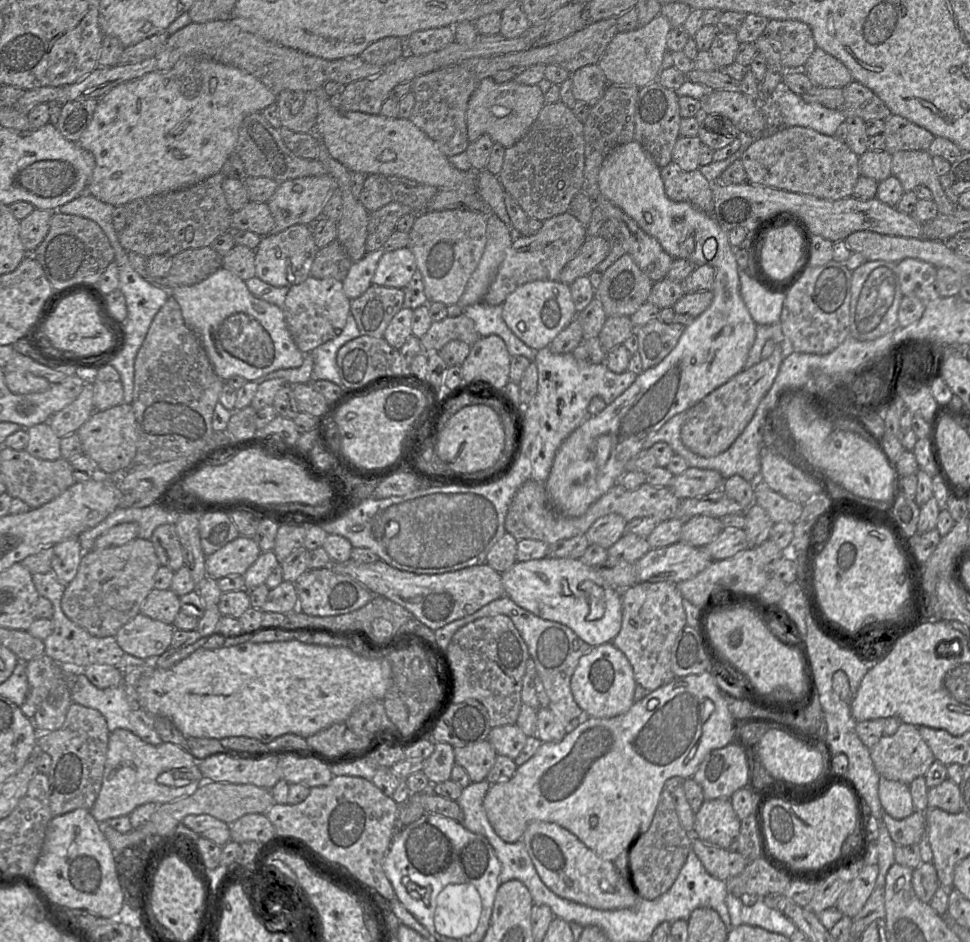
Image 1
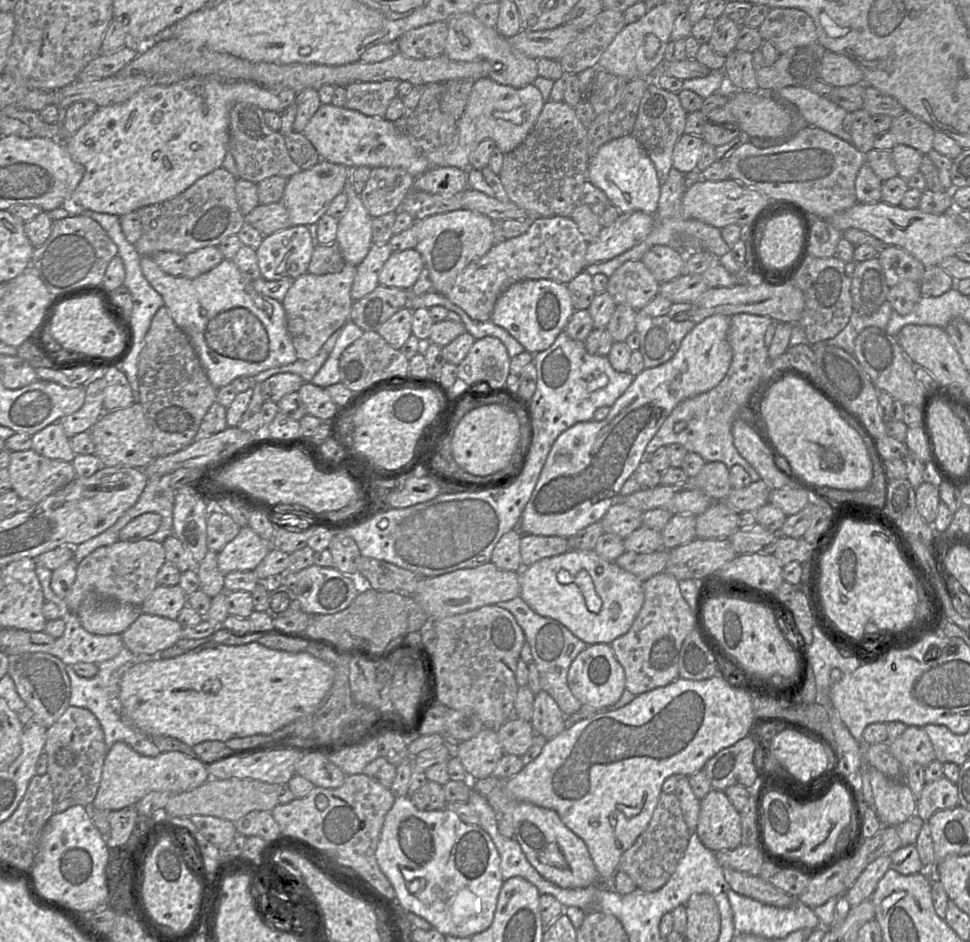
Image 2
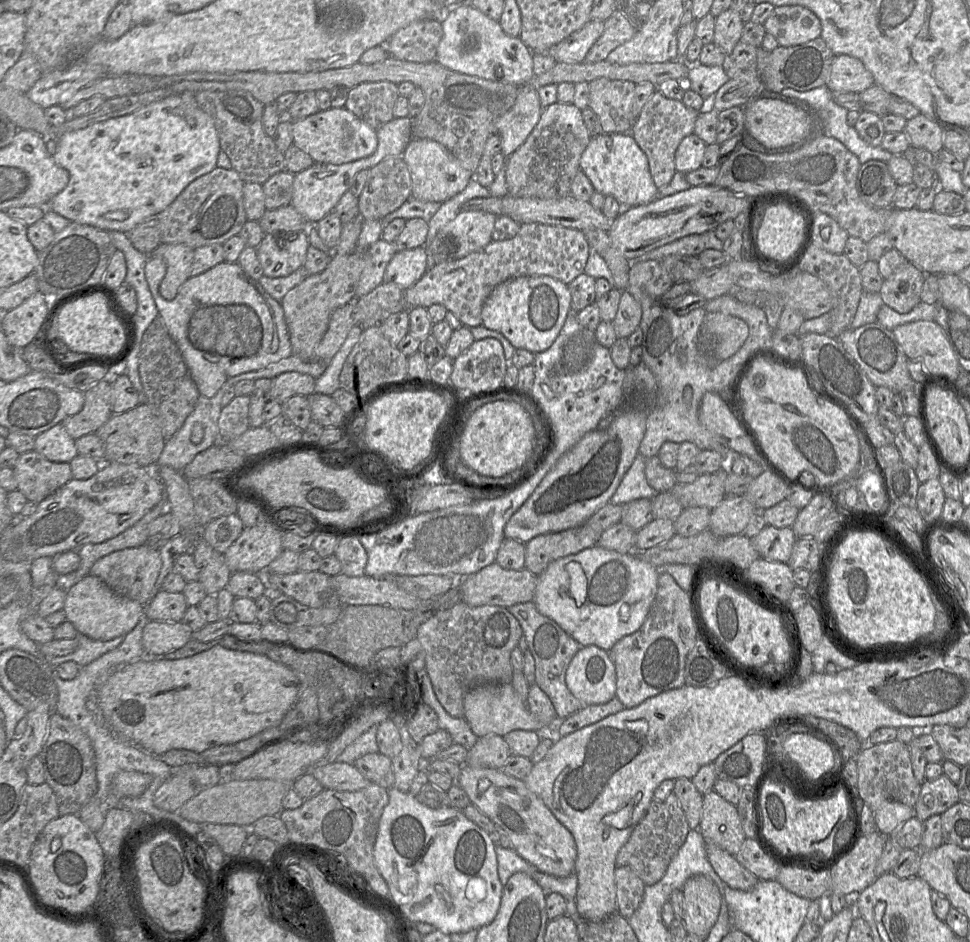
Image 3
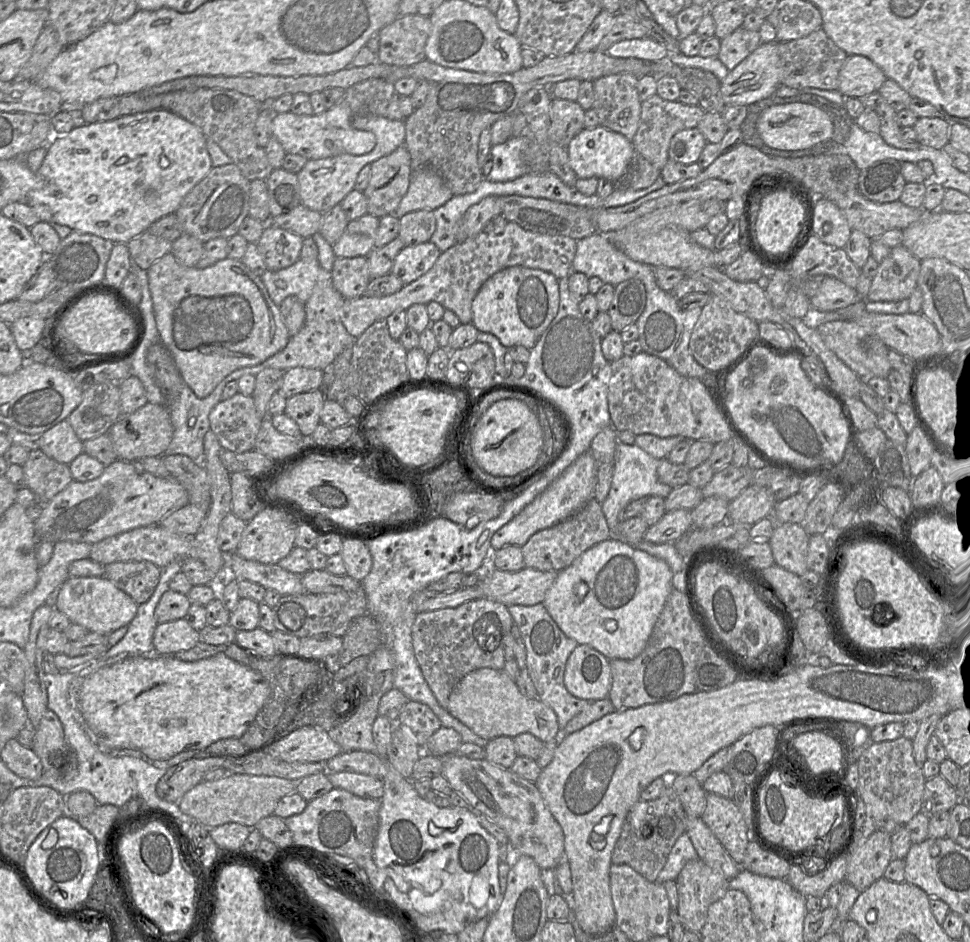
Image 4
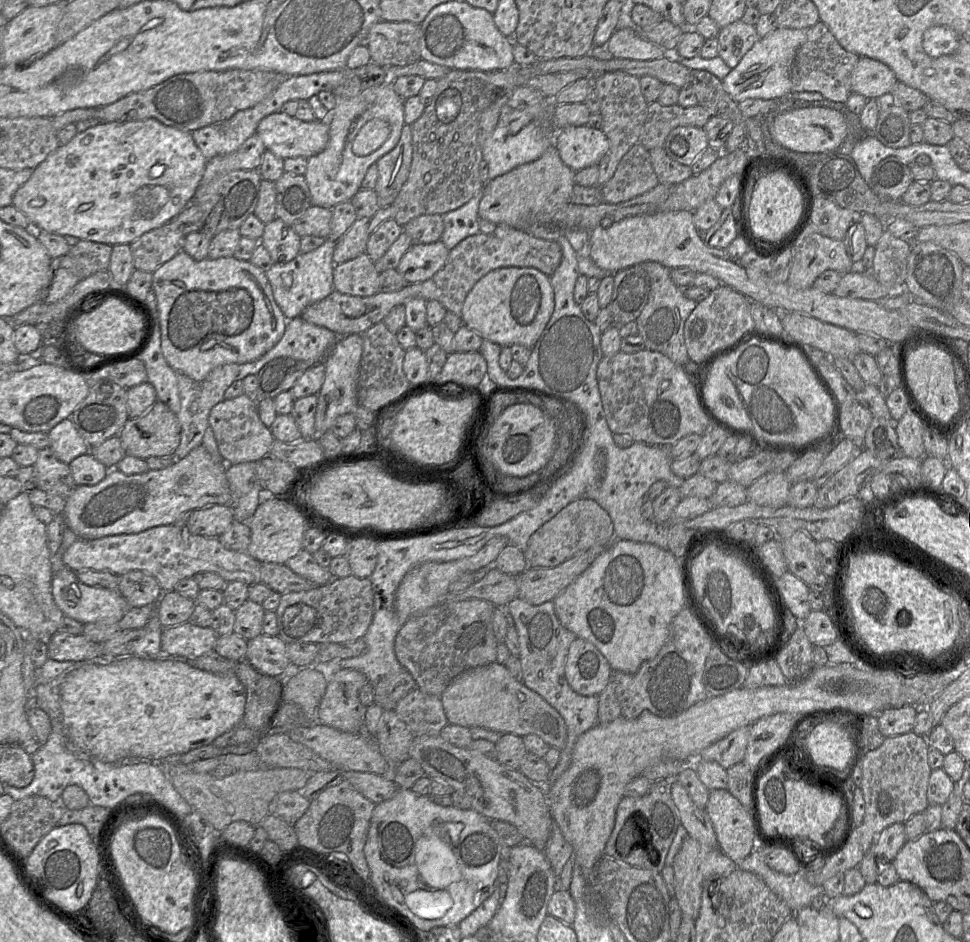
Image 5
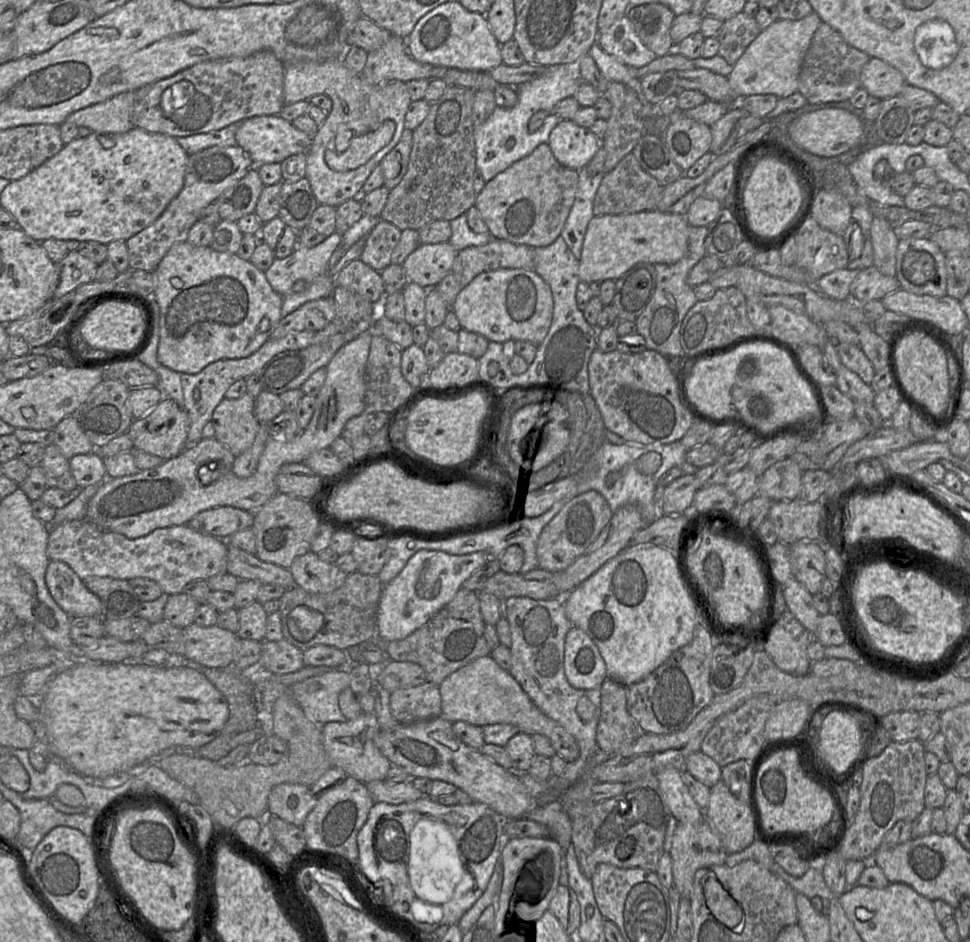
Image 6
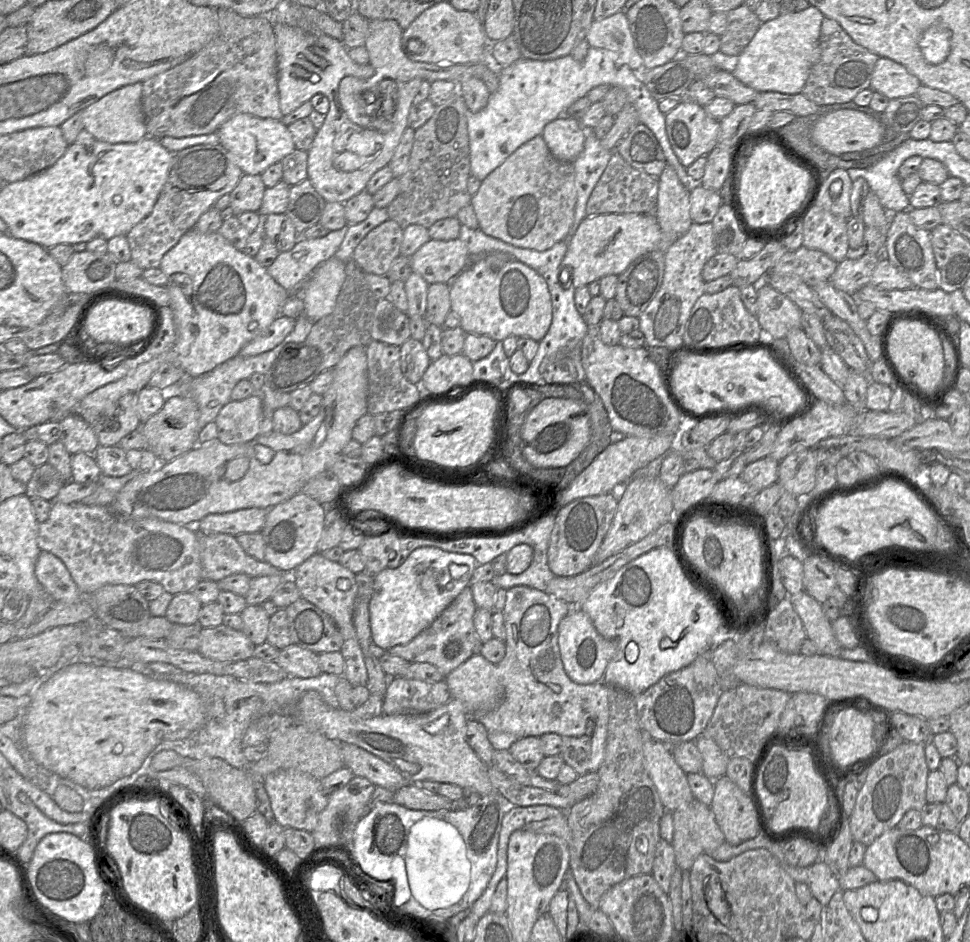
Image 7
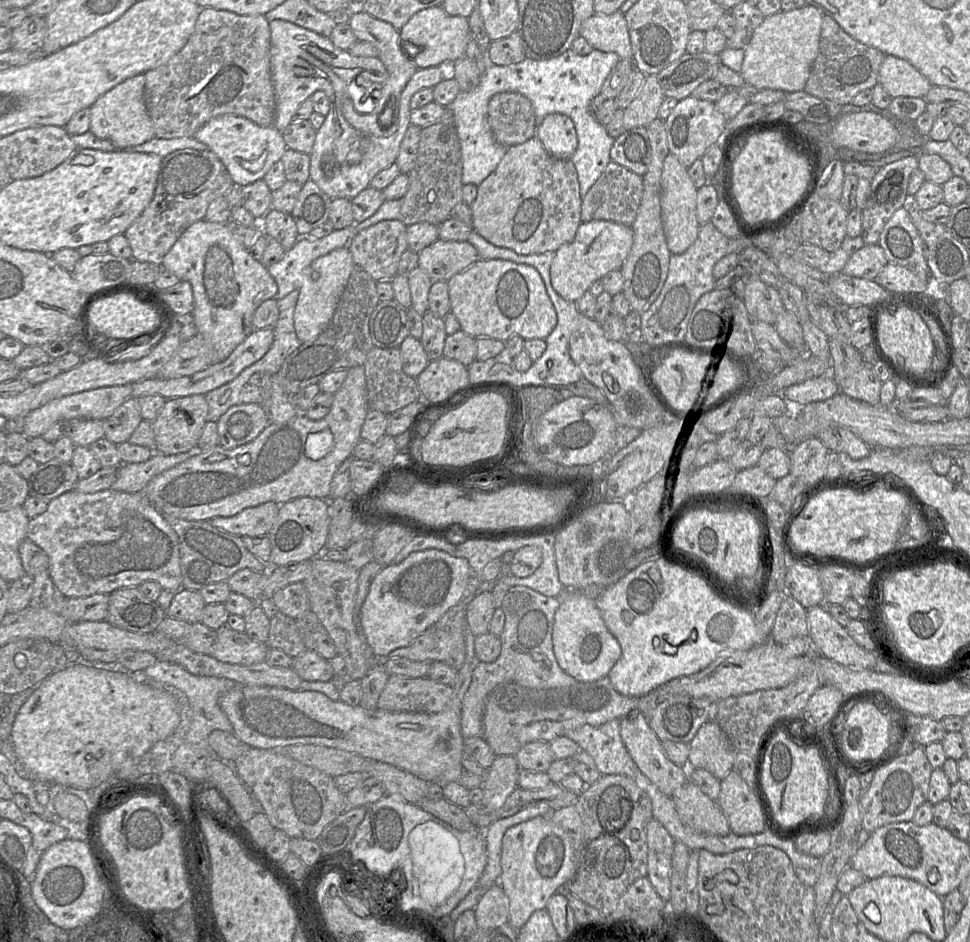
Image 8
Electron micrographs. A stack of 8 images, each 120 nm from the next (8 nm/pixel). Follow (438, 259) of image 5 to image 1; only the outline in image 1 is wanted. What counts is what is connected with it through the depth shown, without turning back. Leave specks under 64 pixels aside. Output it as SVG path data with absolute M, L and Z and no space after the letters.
M408 247L387 251L378 261L372 284L403 289L416 270L415 257Z

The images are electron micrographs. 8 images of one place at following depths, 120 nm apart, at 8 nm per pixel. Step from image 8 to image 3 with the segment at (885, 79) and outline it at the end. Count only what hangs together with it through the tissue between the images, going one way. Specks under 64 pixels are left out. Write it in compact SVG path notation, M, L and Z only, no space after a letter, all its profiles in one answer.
M835 55L827 88L832 92L860 93L874 85L874 77L865 65L850 55Z

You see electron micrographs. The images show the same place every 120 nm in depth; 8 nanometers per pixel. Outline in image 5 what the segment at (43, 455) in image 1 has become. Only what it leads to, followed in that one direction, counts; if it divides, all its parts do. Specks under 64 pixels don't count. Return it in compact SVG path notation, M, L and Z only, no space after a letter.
M68 418L48 432L50 449L60 461L69 464L80 455L90 452L91 447L81 437Z

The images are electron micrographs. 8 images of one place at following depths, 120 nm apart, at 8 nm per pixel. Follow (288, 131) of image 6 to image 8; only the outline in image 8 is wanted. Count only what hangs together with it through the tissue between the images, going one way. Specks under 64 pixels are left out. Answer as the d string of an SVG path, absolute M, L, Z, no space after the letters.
M233 114L212 118L195 133L194 138L204 143L220 159L237 187L262 180L287 150L282 132L274 126L261 127Z

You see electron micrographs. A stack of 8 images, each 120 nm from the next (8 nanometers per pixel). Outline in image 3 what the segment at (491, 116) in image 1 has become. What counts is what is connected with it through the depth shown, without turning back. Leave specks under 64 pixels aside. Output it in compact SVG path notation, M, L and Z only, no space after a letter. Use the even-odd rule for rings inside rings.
M529 84L519 87L514 105L494 124L494 133L501 138L501 152L505 157L509 157L524 143L543 110L537 89ZM412 138L402 157L412 180L411 196L421 201L443 203L464 190L474 178L474 174L465 169L446 147L431 139Z

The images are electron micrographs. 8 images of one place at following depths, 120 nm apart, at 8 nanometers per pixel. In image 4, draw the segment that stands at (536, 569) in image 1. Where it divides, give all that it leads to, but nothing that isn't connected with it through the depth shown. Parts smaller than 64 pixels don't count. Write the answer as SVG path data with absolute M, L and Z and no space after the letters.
M609 538L558 572L543 605L560 630L609 660L636 658L645 648L672 587L669 565L619 539Z

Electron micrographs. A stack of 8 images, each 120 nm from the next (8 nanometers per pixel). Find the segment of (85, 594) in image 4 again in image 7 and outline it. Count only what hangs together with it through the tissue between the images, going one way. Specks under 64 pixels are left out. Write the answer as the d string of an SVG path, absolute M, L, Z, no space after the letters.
M40 551L35 565L35 575L54 602L72 604L86 598L65 564L50 552Z

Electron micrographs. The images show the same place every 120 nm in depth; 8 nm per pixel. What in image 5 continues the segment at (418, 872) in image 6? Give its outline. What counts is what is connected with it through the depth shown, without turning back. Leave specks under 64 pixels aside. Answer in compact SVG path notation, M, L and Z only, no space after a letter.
M423 836L415 844L415 862L423 881L434 889L444 889L461 878L451 846L437 836Z

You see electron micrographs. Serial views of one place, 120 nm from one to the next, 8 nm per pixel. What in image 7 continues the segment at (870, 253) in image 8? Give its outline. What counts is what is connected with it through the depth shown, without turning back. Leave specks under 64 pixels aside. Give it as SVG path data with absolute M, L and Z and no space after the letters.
M864 254L857 259L845 258L838 263L828 281L835 288L854 295L860 288L869 284L881 256L883 255Z

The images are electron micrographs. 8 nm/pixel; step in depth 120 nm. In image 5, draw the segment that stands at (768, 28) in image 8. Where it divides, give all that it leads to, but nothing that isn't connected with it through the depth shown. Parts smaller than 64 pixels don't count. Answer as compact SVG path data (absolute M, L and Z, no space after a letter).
M777 27L760 38L738 65L723 79L724 90L737 103L749 98L777 99L791 92L791 67L799 47L806 41L808 29Z

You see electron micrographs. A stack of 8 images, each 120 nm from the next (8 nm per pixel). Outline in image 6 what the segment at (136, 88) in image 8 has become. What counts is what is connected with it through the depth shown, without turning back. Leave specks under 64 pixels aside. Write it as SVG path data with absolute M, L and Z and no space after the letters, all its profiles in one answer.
M135 91L123 92L112 98L93 104L71 113L65 120L78 127L87 127L92 132L99 134L123 134L130 131L134 125L131 121L131 114L135 100Z

